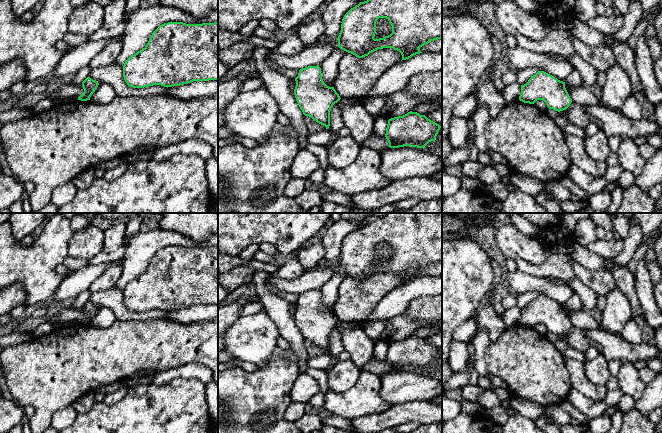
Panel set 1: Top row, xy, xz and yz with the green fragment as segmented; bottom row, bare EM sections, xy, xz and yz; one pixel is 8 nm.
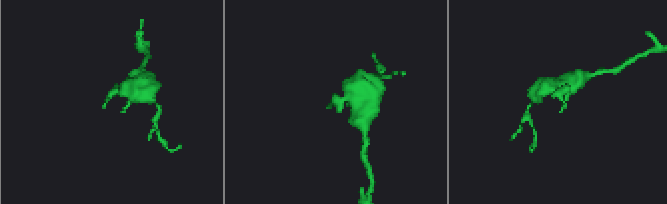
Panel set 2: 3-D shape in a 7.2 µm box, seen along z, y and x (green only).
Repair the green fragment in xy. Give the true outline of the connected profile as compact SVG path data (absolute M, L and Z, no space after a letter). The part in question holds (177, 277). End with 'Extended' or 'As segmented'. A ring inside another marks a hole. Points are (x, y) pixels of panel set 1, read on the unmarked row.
M168 246L160 249L146 270L129 281L123 289L128 310L180 310L193 305L218 304L218 246L186 248Z. As segmented

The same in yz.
M538 295L524 309L515 306L504 310L501 319L506 327L520 324L534 328L537 324L543 324L549 333L558 336L566 334L572 326L565 306L544 295Z. Extended

